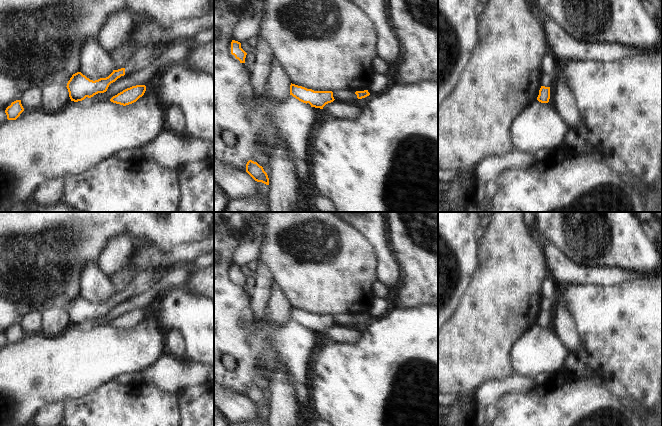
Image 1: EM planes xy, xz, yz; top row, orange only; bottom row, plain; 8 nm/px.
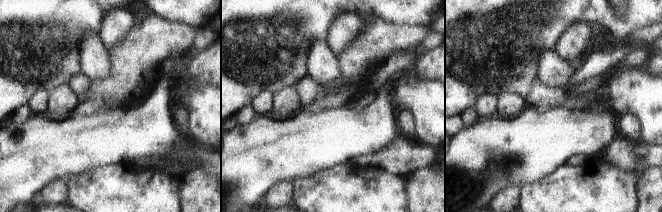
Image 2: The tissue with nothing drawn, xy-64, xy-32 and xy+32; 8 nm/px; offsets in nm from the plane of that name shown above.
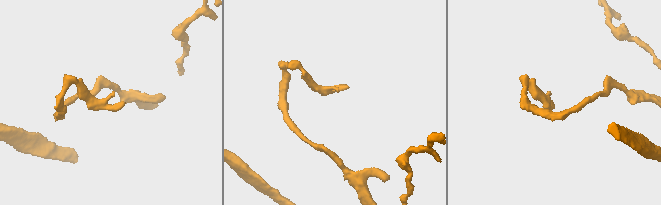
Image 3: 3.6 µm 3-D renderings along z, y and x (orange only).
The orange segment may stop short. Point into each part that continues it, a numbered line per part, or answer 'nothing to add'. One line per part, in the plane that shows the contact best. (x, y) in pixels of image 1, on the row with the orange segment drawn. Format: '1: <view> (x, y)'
nothing to add

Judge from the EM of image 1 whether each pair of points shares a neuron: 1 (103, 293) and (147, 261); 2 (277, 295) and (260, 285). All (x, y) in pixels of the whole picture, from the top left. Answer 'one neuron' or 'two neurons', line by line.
1: two neurons
2: two neurons

